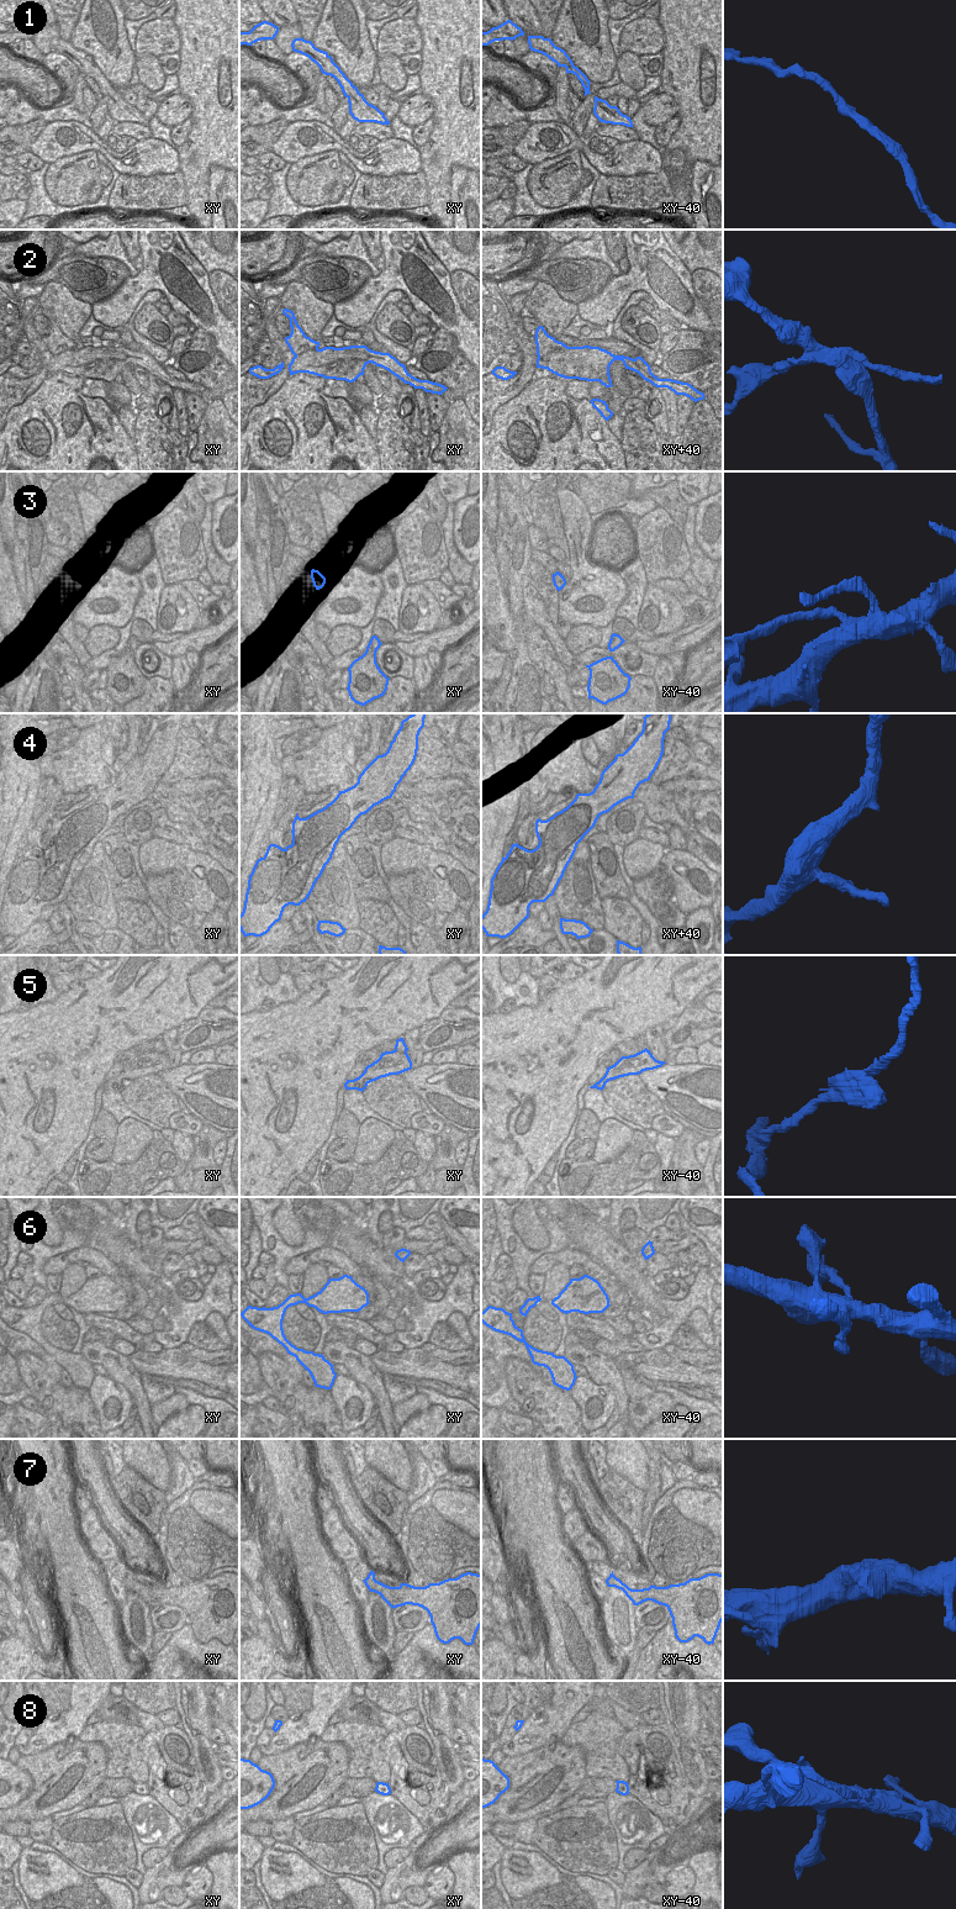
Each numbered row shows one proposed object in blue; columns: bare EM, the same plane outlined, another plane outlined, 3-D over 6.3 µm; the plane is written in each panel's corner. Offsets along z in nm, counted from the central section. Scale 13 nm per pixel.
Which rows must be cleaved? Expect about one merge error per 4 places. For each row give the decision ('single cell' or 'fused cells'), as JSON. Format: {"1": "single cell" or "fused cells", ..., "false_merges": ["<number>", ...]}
{"1": "single cell", "2": "fused cells", "3": "fused cells", "4": "single cell", "5": "fused cells", "6": "single cell", "7": "single cell", "8": "fused cells", "false_merges": ["2", "3", "5", "8"]}

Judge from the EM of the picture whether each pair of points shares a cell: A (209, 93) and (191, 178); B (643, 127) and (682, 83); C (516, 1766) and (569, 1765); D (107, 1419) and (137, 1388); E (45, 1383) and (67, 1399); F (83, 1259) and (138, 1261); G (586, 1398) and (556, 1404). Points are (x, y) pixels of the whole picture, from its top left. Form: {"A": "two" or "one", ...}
{"A": "one", "B": "two", "C": "one", "D": "two", "E": "two", "F": "two", "G": "two"}

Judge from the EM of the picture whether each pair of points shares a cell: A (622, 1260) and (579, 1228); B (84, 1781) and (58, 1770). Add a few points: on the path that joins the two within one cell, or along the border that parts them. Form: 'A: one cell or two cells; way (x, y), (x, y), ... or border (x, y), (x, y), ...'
A: one cell; way (611, 1254), (590, 1237)
B: one cell; way (78, 1775), (64, 1773)

